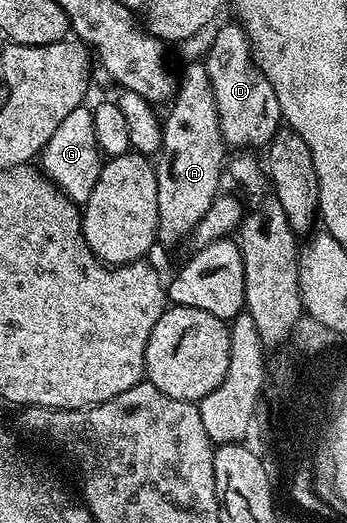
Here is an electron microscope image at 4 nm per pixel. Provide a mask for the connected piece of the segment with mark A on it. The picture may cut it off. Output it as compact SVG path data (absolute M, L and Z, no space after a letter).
M202 60L191 61L183 69L174 90L171 110L163 122L163 147L157 154L157 211L159 212L158 240L175 245L186 238L220 196L219 180L225 177L225 146L213 87L209 83L207 66Z

